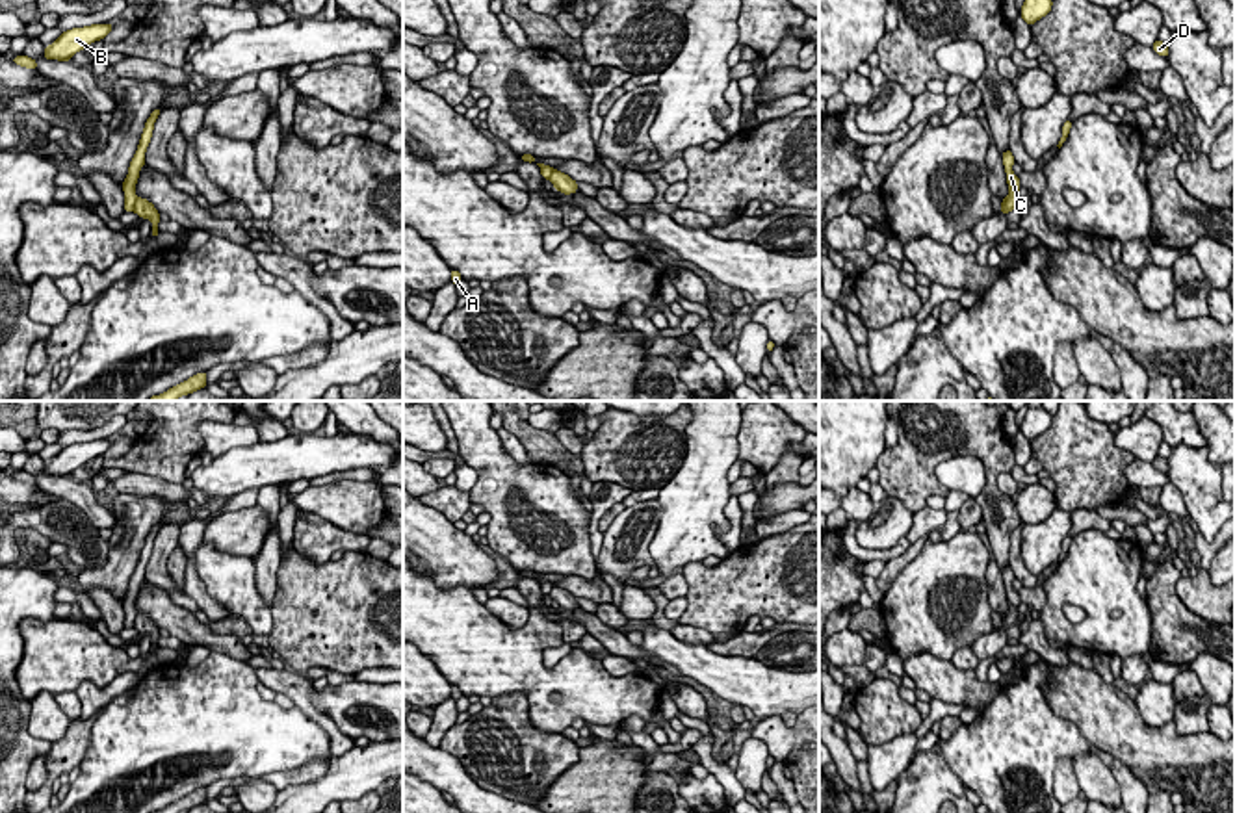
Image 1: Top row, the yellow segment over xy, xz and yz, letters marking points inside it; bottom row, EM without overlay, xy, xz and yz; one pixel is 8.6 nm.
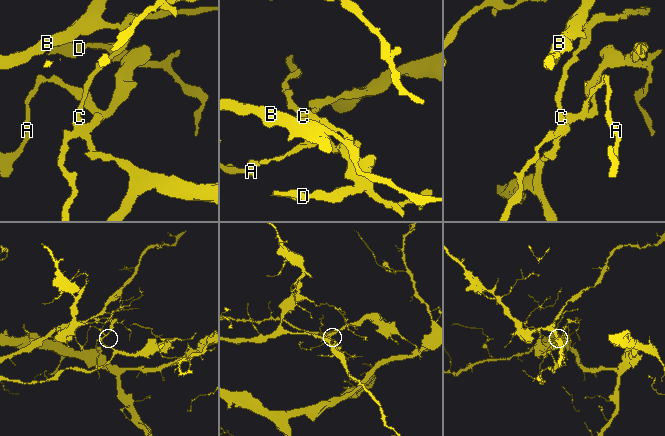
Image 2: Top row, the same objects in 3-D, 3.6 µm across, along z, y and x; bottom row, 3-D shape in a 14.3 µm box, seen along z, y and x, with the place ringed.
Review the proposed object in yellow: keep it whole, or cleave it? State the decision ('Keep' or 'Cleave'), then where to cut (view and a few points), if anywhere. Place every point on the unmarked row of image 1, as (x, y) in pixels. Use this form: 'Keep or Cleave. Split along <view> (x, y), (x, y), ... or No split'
Cleave. Split along xy (136, 613), (132, 626)

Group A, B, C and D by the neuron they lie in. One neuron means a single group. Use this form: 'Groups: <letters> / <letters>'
Groups: A D / B C

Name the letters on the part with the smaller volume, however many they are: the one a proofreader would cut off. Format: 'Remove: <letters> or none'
Remove: A, D

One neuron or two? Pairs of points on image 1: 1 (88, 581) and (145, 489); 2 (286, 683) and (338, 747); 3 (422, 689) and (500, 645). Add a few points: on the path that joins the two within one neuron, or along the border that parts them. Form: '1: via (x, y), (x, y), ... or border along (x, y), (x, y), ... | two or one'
1: border along (119, 492), (169, 500) | two
2: via (301, 698), (333, 732) | one
3: border along (422, 652), (450, 685) | two

